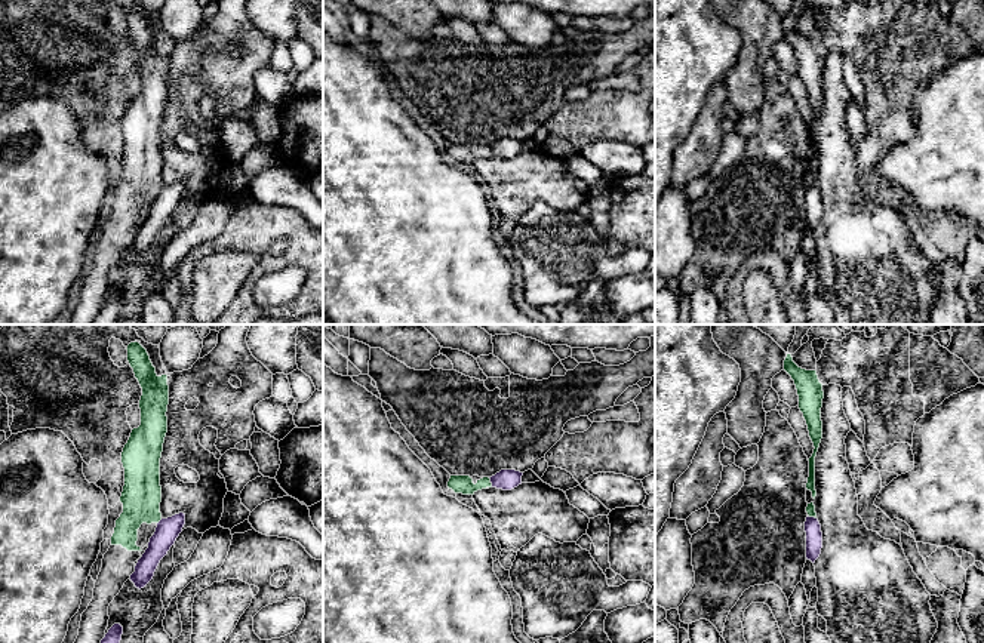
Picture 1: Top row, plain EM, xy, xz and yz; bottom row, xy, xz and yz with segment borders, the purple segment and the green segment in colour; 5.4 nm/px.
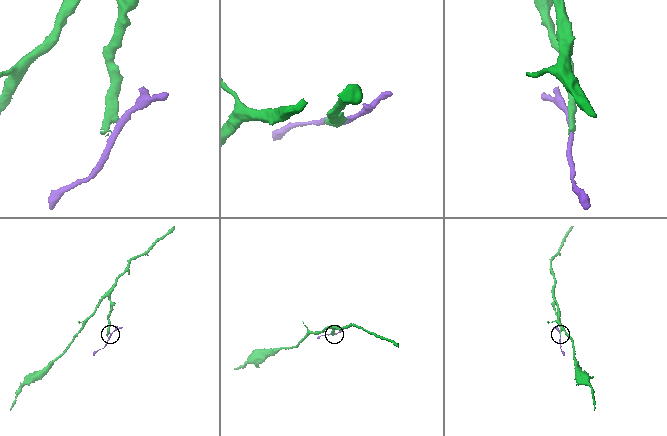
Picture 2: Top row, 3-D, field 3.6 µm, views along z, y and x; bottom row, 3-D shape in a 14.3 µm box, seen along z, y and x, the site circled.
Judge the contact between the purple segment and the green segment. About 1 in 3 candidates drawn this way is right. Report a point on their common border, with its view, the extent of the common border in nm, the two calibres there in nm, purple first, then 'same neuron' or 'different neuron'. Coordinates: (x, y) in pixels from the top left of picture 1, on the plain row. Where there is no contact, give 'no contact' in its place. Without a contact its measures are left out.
meets purple in xz at (491, 150); contact 60 nm long; 110 nm thick on the purple side, 100 nm on the other; different neuron

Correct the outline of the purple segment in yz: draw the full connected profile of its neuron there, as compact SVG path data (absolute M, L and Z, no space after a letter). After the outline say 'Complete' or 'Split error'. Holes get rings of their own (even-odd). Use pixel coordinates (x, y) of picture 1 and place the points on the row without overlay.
M808 184L805 190L805 200L806 200L806 227L815 231L822 216L822 200L818 187Z. Complete

